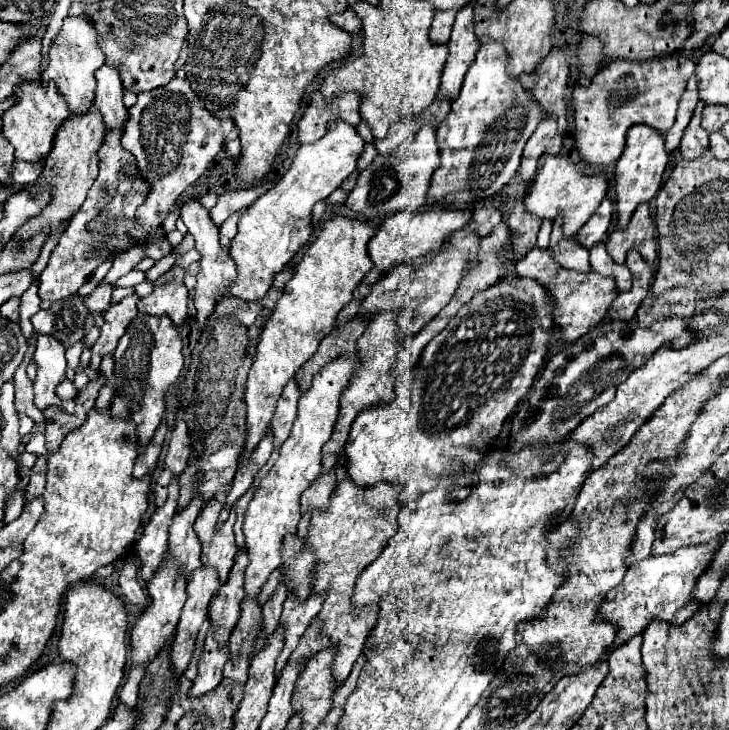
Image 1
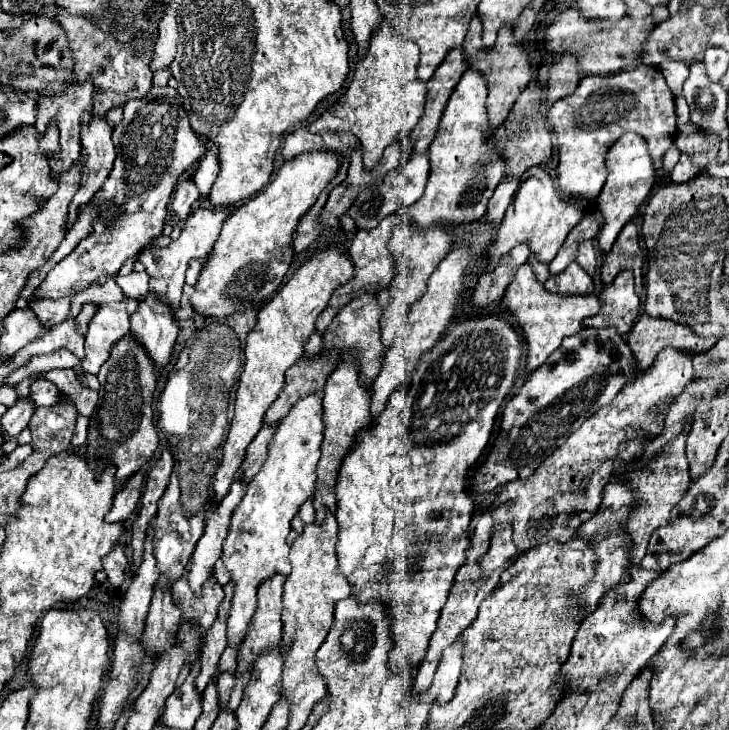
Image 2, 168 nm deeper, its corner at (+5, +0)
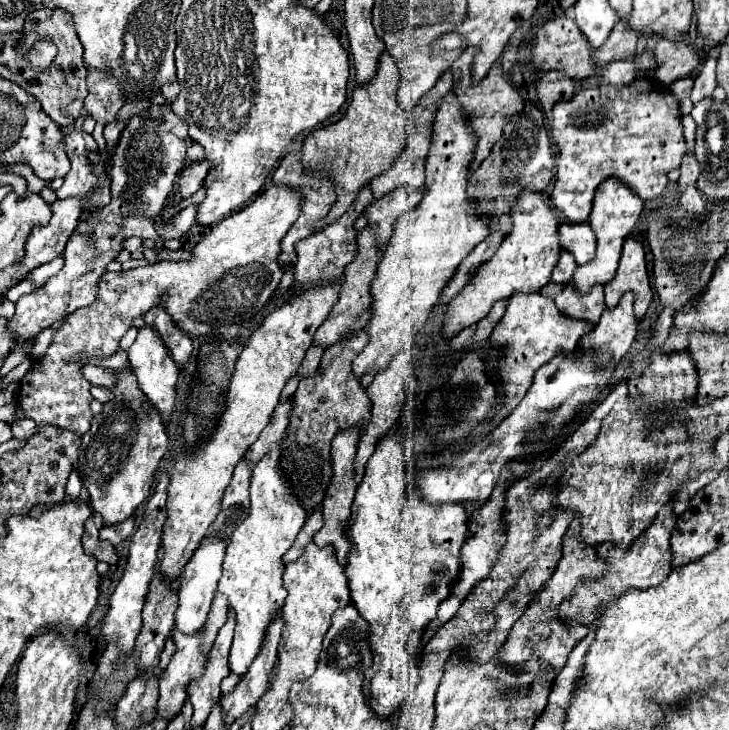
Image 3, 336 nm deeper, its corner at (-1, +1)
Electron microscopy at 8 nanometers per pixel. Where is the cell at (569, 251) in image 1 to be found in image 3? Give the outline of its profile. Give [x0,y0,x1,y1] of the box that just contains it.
[554,283,606,325]

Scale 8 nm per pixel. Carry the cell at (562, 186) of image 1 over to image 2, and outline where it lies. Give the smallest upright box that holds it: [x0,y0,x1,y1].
[488,166,584,270]

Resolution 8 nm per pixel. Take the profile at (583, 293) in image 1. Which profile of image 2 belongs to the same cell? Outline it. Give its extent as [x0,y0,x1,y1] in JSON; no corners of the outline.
[504,262,600,370]

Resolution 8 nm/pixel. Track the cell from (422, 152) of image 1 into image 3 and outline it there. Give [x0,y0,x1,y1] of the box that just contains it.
[366,185,422,249]

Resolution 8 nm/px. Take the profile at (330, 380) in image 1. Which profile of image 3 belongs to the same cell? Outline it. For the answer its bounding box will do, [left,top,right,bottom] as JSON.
[218,447,304,677]

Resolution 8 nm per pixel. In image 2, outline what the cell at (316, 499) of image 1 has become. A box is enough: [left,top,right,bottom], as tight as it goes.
[288,498,314,542]

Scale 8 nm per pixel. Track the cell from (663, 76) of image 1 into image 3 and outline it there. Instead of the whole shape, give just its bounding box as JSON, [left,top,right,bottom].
[550,79,688,223]

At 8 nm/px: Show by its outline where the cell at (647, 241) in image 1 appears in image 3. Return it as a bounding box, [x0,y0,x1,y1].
[604,239,654,321]

